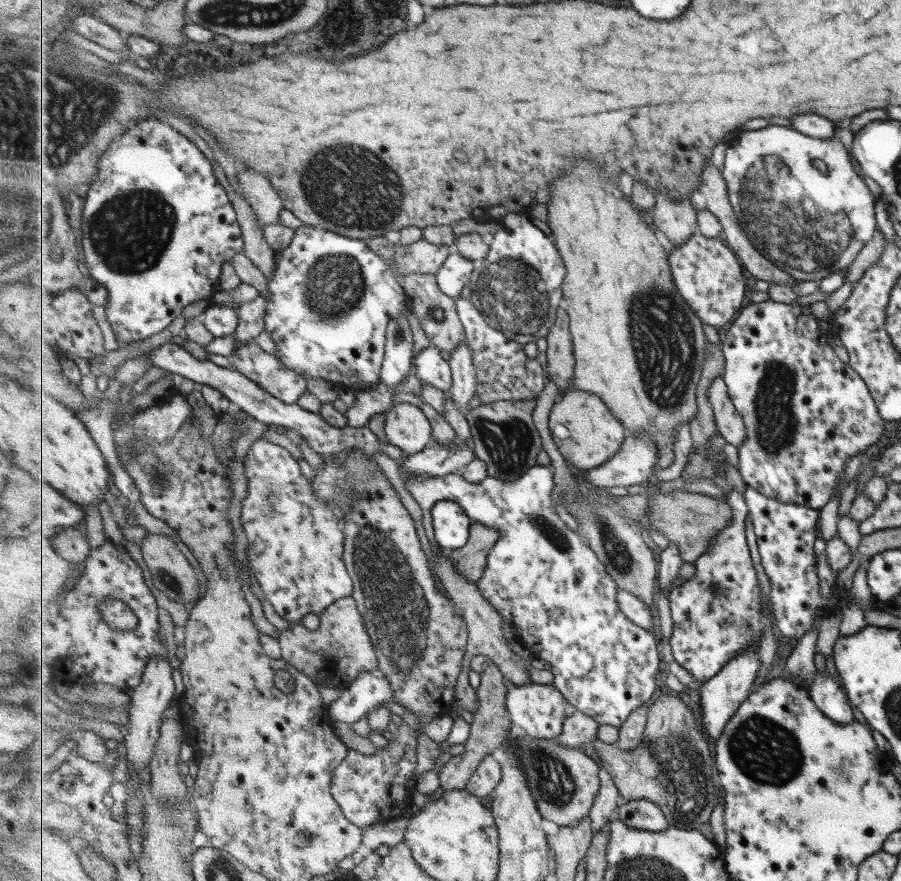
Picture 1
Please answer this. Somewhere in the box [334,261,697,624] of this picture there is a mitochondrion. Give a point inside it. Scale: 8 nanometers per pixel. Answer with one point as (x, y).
(508, 443)

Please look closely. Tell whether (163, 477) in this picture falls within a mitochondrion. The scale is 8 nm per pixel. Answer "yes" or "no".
yes

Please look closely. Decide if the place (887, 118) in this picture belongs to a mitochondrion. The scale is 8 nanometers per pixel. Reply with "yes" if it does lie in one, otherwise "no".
no

